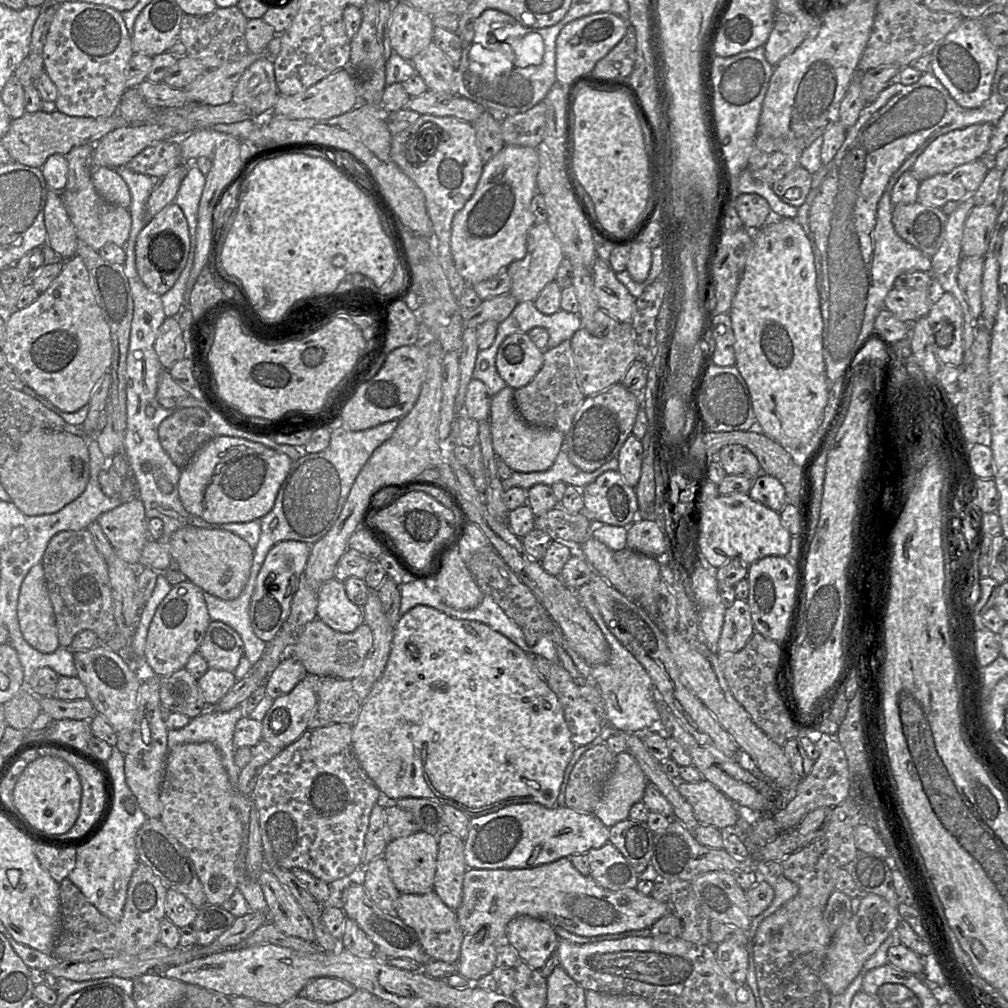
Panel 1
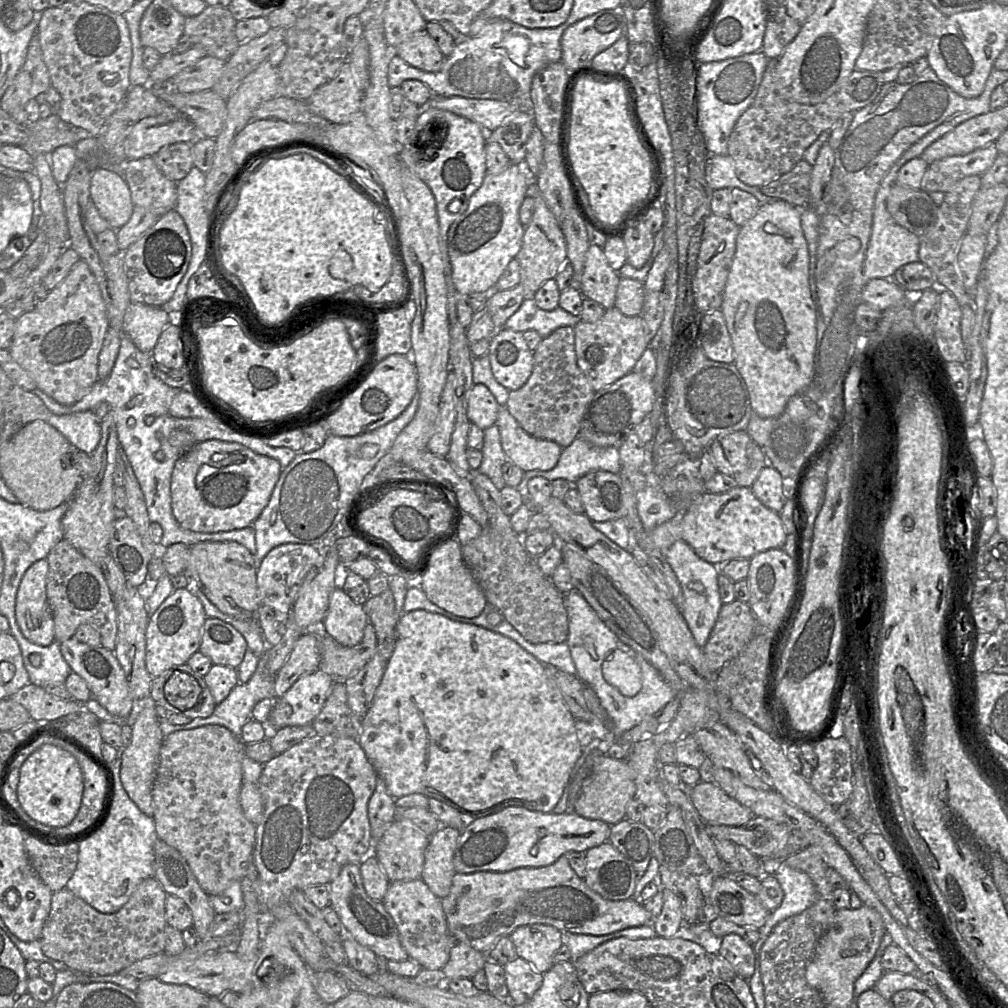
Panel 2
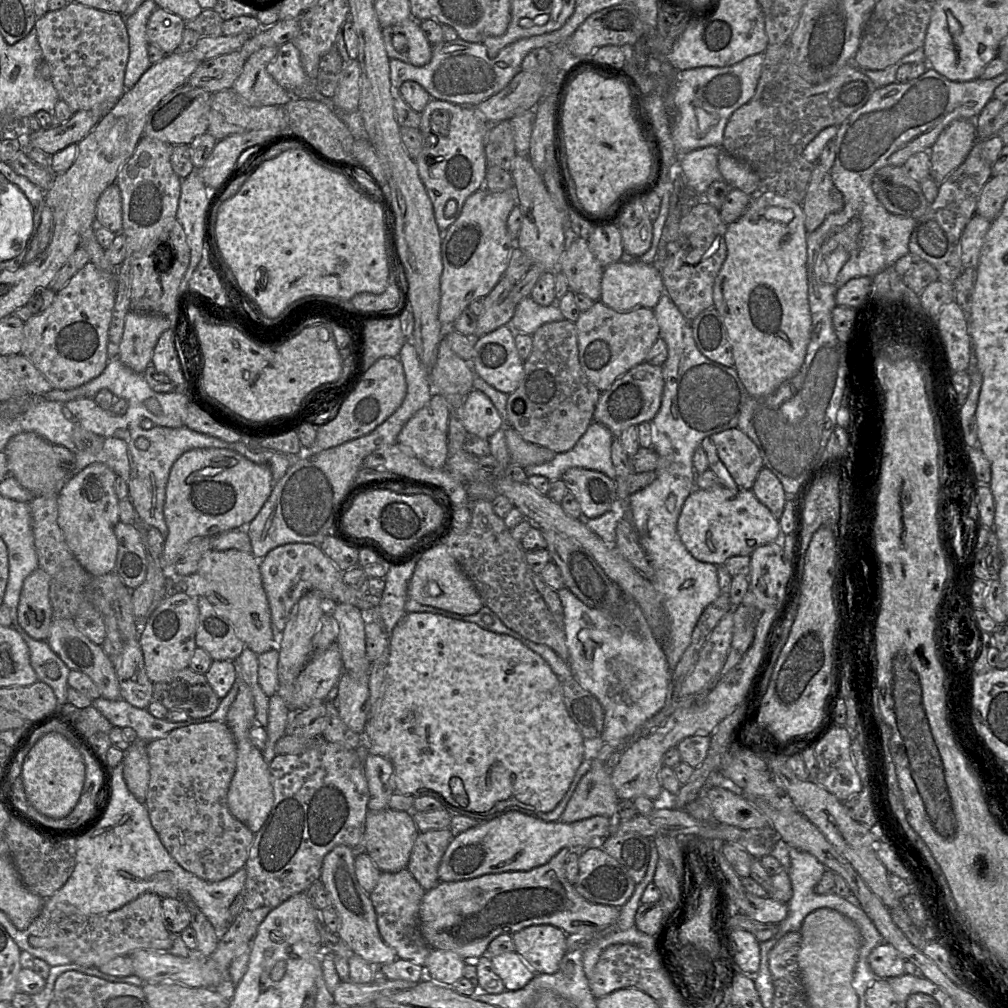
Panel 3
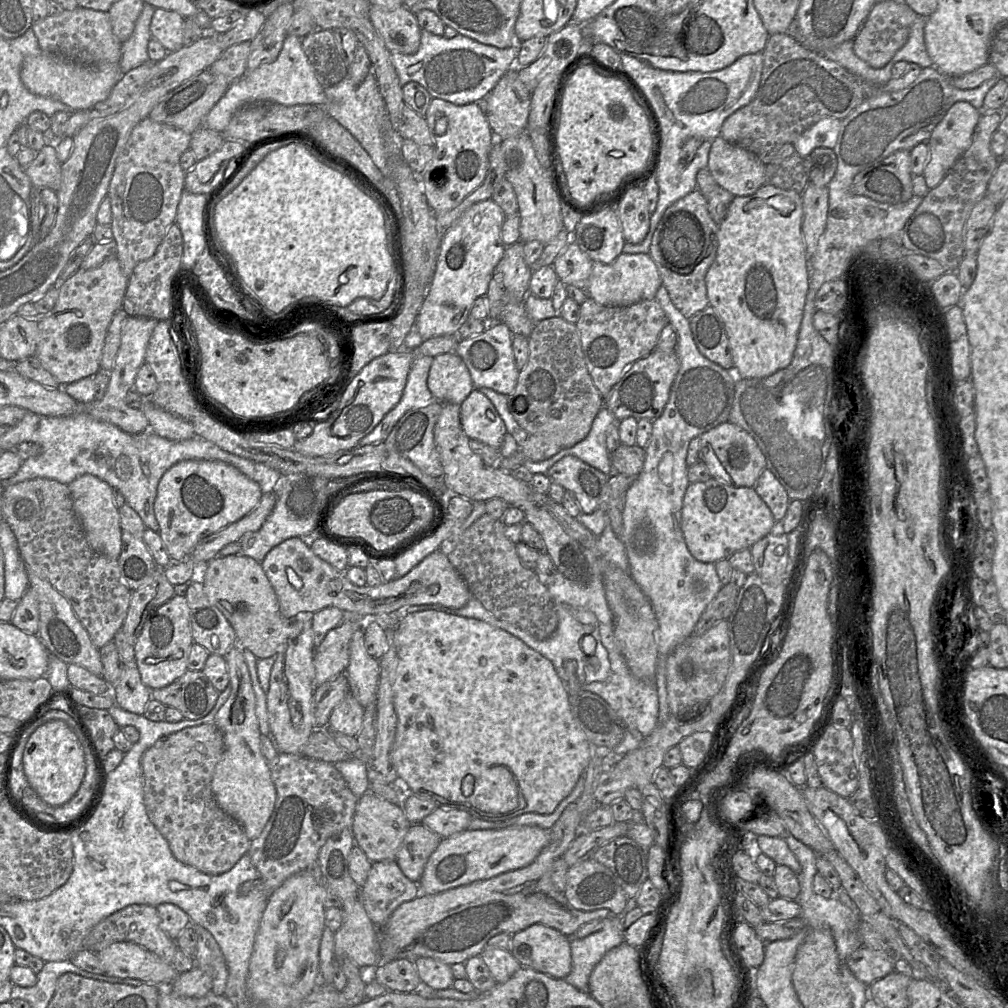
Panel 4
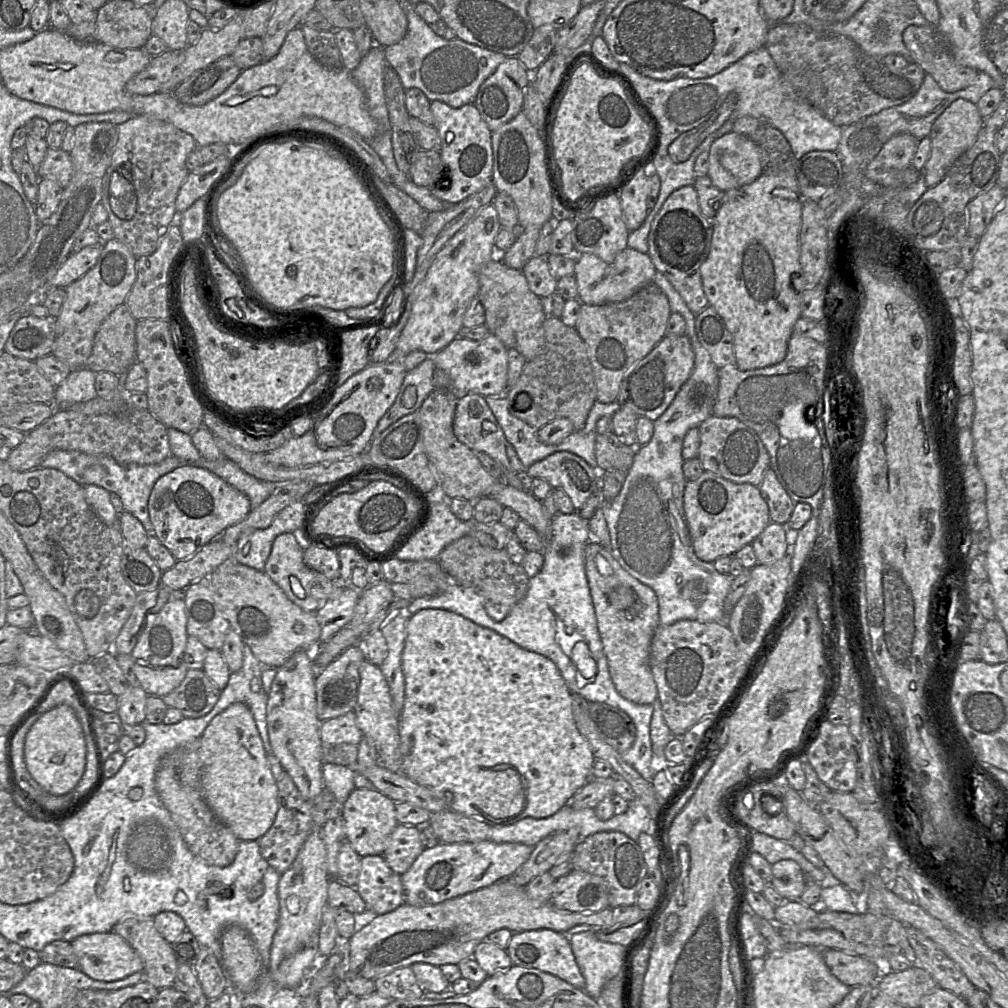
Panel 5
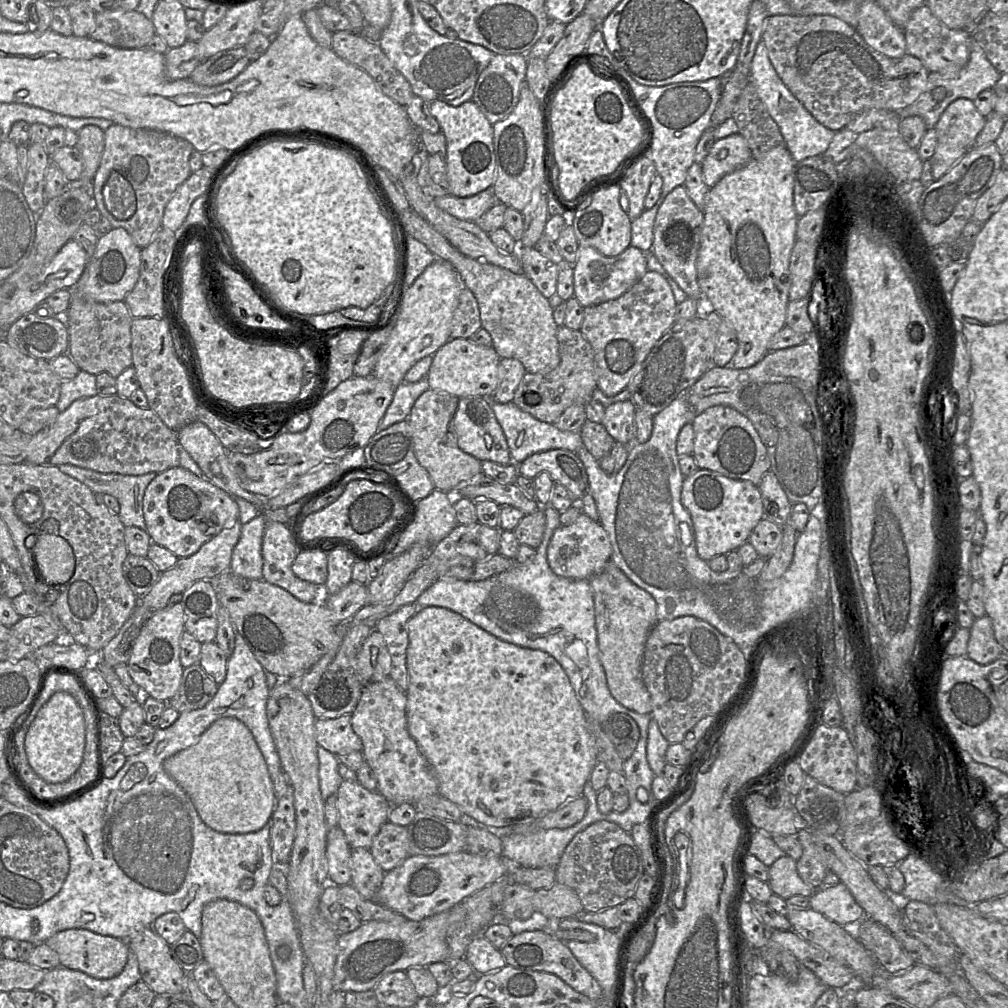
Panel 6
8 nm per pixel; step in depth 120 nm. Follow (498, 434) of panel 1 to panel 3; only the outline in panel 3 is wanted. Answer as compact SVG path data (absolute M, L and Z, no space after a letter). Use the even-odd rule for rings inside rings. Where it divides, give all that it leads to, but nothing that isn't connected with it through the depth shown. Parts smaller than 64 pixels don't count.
M512 427L506 428L505 438L511 456L511 464L523 468L551 461L556 453L547 447L525 441Z

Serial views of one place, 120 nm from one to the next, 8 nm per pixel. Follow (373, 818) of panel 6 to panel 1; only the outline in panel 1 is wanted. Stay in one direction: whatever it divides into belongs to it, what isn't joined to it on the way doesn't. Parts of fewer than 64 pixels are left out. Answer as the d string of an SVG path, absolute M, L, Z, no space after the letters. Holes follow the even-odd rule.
M421 830L408 836L390 839L382 857L387 863L395 887L401 893L426 894L434 891L437 854L438 837Z

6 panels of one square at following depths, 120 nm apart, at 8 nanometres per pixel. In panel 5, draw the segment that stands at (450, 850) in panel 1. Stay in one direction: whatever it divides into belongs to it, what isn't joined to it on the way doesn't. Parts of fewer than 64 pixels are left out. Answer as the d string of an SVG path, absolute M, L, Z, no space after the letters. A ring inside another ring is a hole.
M398 823L389 836L383 857L390 868L402 875L426 848L421 827Z

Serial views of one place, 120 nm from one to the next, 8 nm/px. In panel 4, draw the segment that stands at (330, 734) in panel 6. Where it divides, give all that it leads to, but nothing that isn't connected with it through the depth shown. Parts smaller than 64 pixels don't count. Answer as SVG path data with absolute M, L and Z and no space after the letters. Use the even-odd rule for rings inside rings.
M349 693L343 701L333 709L326 728L334 732L356 737L362 728L364 709L365 708Z

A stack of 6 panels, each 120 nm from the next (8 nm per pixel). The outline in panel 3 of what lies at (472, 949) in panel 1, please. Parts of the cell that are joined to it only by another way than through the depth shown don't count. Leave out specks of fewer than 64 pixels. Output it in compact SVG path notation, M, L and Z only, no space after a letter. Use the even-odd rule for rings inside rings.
M432 949L423 967L426 977L453 986L463 977L465 965L465 960L452 951Z

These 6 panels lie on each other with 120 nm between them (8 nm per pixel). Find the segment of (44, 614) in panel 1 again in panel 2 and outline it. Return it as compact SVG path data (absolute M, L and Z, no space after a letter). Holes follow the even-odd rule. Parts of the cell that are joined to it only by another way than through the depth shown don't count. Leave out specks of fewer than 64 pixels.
M41 559L25 572L16 594L16 622L26 639L39 646L55 641L54 621L46 586L48 561Z

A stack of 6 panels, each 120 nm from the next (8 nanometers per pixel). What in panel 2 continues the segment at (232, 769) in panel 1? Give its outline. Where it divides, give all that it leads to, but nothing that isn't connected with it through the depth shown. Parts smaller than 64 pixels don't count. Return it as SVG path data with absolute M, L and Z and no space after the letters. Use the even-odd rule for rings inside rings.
M267 649L258 657L257 668L246 683L237 683L229 695L216 705L211 716L195 718L188 725L171 727L167 735L178 730L189 730L205 725L221 725L229 729L236 737L241 737L244 724L251 719L256 703L274 696L275 674L268 669Z

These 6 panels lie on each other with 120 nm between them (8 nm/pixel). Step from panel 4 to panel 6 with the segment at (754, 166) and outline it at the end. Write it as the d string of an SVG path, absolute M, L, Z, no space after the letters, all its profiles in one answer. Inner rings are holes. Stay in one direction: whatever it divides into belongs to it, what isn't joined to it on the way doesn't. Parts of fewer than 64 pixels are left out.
M735 133L716 140L701 163L705 184L713 187L725 175L745 166L751 159L753 154L741 134Z

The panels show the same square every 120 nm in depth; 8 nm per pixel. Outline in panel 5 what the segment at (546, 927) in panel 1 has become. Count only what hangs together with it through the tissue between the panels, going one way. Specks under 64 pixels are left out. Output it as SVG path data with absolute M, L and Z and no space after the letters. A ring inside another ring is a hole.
M550 929L513 932L505 950L513 965L538 969L564 980L577 989L584 989L585 979L576 963L567 934Z

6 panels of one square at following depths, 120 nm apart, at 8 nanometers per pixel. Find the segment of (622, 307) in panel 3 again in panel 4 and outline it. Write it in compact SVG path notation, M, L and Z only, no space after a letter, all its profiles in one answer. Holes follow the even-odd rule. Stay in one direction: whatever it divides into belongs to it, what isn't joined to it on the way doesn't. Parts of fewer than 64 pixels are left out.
M621 253L610 264L593 262L586 292L589 298L603 306L624 307L640 301L655 299L661 285L659 271L649 254Z

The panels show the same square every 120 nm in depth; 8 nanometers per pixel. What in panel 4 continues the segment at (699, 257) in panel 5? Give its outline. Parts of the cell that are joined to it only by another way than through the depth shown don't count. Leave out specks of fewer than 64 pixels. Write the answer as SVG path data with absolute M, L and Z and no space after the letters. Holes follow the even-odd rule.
M695 189L669 206L651 241L649 255L675 307L688 319L709 305L705 277L718 248L718 224L711 218L704 194Z

